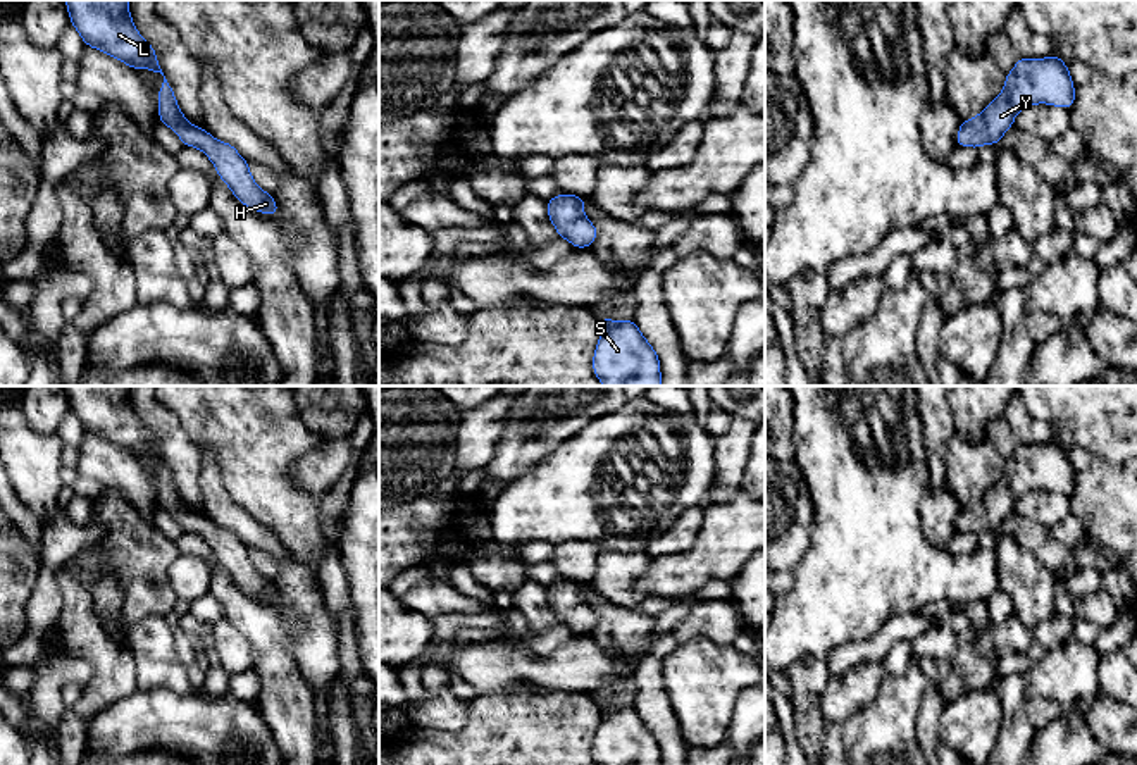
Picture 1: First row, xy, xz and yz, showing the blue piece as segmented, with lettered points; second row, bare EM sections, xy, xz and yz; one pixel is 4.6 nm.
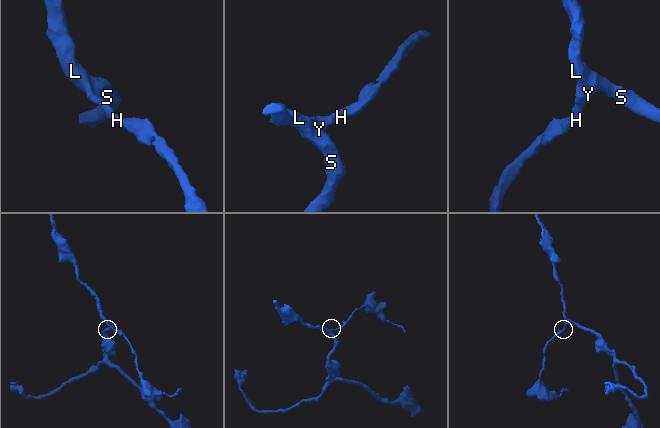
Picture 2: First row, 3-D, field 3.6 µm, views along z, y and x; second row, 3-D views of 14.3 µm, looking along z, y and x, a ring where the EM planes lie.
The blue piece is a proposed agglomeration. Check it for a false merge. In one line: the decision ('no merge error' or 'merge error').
no merge error

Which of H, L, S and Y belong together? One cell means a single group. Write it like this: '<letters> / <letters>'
H L S Y

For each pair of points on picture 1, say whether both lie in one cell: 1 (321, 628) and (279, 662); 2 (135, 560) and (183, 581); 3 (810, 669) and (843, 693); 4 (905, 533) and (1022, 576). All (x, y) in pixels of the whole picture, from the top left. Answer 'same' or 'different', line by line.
1: different
2: different
3: different
4: different

